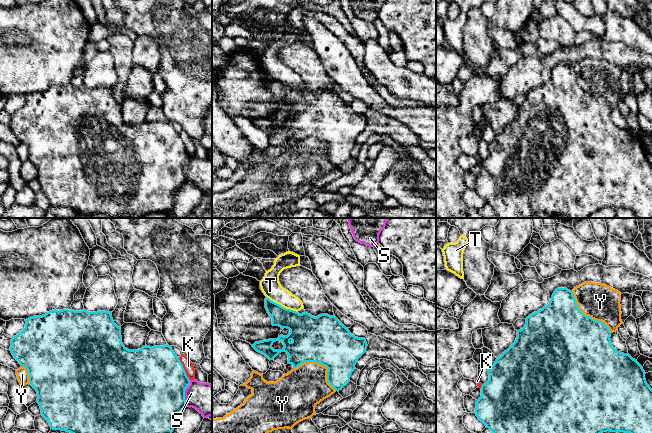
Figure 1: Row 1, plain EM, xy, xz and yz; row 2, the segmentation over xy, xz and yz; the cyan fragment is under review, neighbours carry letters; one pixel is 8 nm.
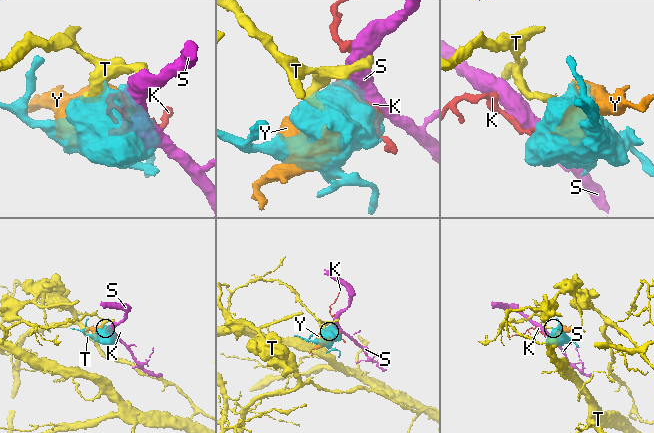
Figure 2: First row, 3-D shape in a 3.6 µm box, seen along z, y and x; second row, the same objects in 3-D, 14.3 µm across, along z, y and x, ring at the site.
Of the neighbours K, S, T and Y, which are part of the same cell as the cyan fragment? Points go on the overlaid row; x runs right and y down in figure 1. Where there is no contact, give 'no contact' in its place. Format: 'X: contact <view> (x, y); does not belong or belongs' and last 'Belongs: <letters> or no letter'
K: contact xy (183, 368); does not belong
S: contact xy (184, 393); does not belong
T: contact xz (281, 306); does not belong
Y: contact xz (321, 364); does not belong
Belongs: no letter

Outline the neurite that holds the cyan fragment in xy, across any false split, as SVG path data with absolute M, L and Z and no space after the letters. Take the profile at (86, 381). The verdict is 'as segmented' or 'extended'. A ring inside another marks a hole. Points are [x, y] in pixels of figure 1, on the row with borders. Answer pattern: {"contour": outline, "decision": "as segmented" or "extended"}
{"contour": "M52 310L42 316L33 316L25 320L25 328L11 339L10 351L19 364L28 370L29 385L37 392L37 403L41 415L47 420L51 429L70 433L172 433L174 417L186 407L185 390L190 385L182 363L169 345L143 346L138 350L129 350L122 343L121 327L112 318L112 312L88 312L74 310Z", "decision": "as segmented"}

